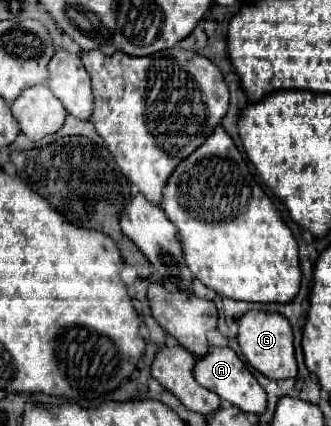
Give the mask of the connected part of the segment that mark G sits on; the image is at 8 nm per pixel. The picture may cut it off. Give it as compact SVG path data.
M248 311L238 317L238 345L246 361L270 379L288 379L296 377L298 367L294 359L294 345L292 345L292 327L288 319L280 313L270 311Z

